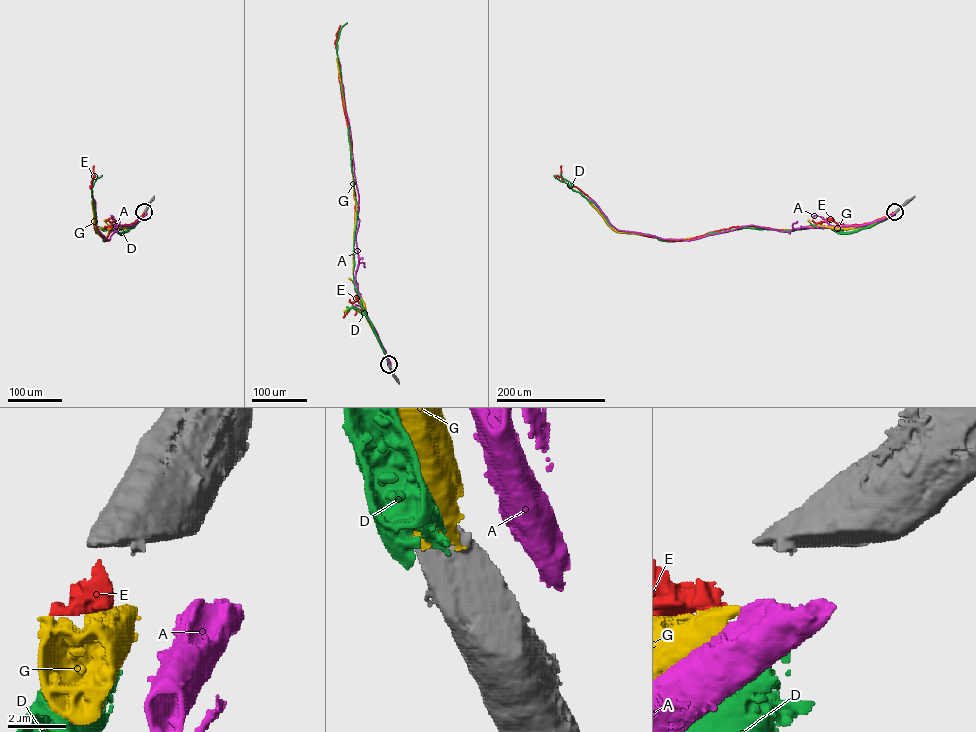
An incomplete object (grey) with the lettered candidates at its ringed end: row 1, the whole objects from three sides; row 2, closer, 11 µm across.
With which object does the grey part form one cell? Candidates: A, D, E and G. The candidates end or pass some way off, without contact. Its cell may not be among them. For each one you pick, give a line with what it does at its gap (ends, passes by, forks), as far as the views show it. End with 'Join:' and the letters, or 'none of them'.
G: It passes by
Join: G

